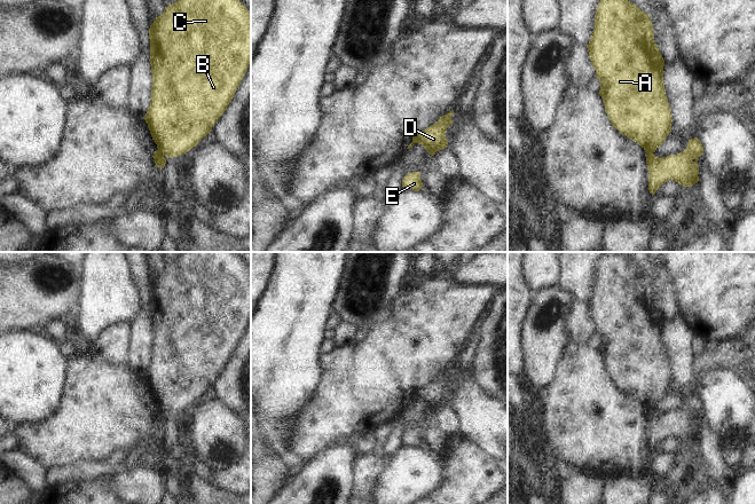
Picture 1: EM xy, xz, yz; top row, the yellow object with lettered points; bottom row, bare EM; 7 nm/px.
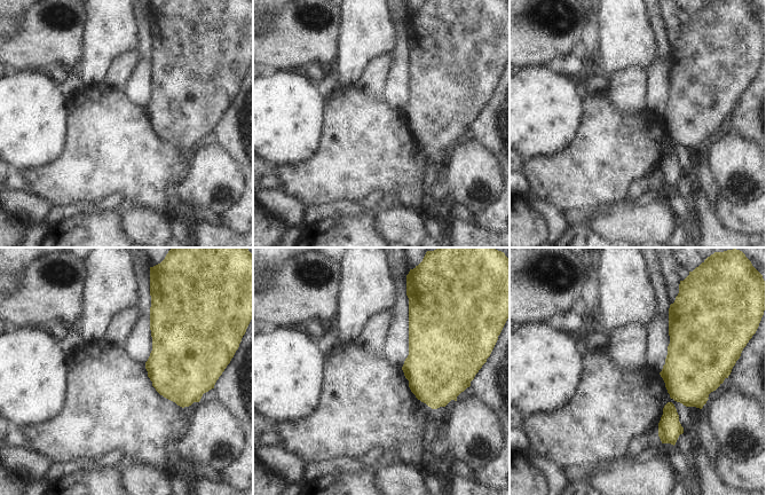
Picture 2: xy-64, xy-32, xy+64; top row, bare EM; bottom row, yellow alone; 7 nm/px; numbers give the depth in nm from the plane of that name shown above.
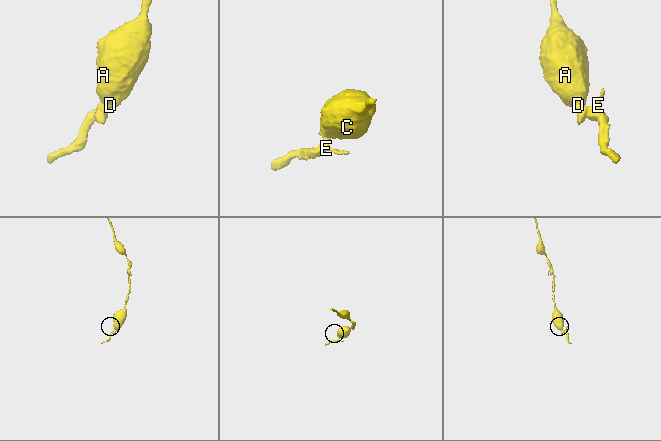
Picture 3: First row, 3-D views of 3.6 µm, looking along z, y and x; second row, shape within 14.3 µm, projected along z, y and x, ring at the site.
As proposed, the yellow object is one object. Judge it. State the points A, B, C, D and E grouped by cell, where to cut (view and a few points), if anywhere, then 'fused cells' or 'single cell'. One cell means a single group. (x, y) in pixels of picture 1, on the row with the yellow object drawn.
A B C D / E | xy (158, 148), (164, 155) | fused cells

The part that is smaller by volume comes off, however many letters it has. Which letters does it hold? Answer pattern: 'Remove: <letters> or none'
Remove: E

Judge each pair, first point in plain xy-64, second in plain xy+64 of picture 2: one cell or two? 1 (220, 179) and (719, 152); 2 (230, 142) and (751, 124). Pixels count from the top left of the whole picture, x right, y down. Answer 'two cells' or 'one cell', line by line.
1: one cell
2: one cell

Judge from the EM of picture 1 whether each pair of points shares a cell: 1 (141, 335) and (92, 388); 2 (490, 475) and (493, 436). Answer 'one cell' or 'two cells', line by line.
1: two cells
2: two cells

